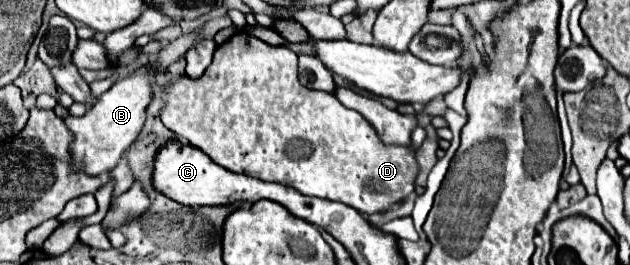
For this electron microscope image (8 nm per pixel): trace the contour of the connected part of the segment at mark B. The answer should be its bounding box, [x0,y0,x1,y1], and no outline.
[65,72,151,176]

